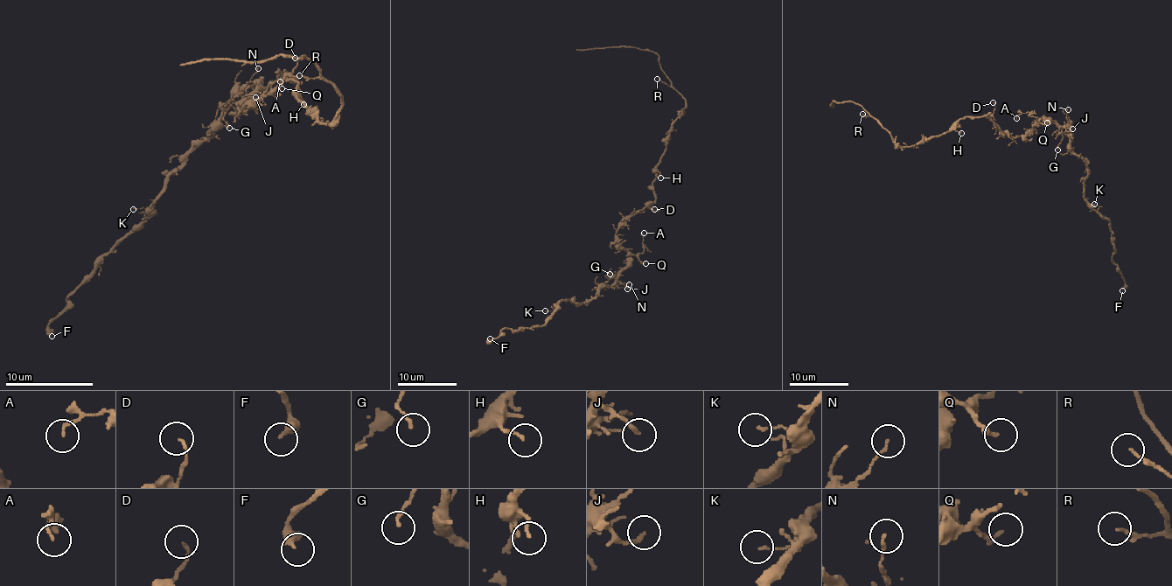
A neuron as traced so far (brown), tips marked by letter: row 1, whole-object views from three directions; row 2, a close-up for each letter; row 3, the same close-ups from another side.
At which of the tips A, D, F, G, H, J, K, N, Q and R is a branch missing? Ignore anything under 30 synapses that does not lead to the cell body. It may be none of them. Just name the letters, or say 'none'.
none

